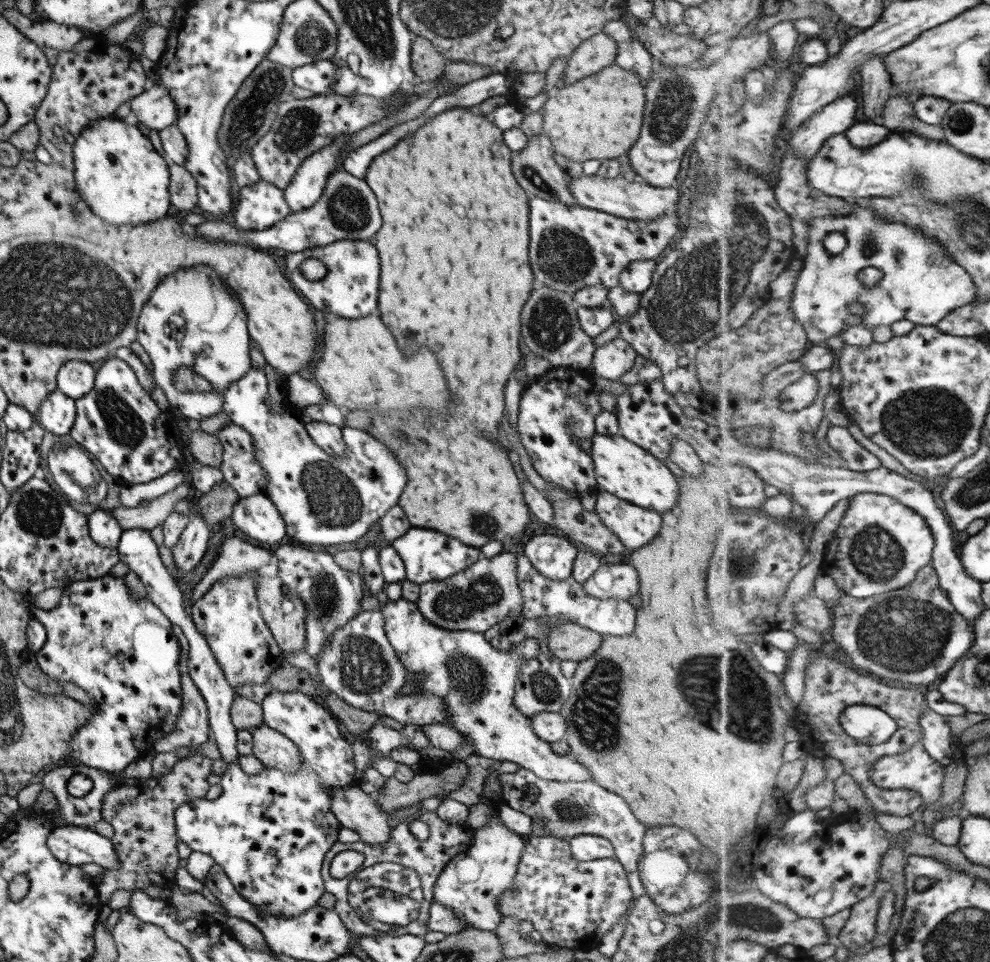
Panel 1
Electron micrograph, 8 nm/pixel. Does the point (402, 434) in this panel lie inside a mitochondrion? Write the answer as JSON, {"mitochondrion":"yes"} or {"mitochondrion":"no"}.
{"mitochondrion":"yes"}

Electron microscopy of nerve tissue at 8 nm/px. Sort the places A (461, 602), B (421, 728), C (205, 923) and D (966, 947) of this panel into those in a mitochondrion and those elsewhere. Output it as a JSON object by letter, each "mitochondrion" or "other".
{"A":"mitochondrion","B":"other","C":"other","D":"mitochondrion"}

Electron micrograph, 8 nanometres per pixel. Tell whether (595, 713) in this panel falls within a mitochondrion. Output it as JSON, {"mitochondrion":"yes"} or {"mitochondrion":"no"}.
{"mitochondrion":"yes"}

